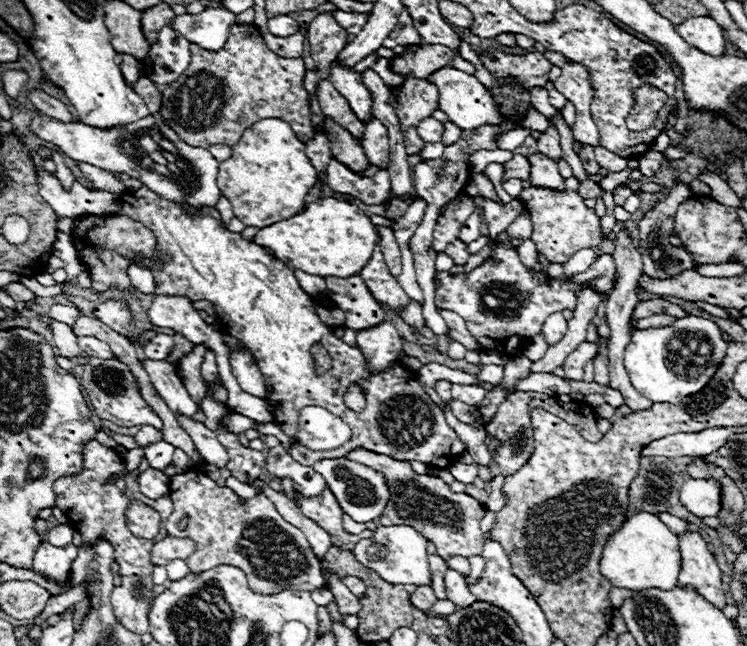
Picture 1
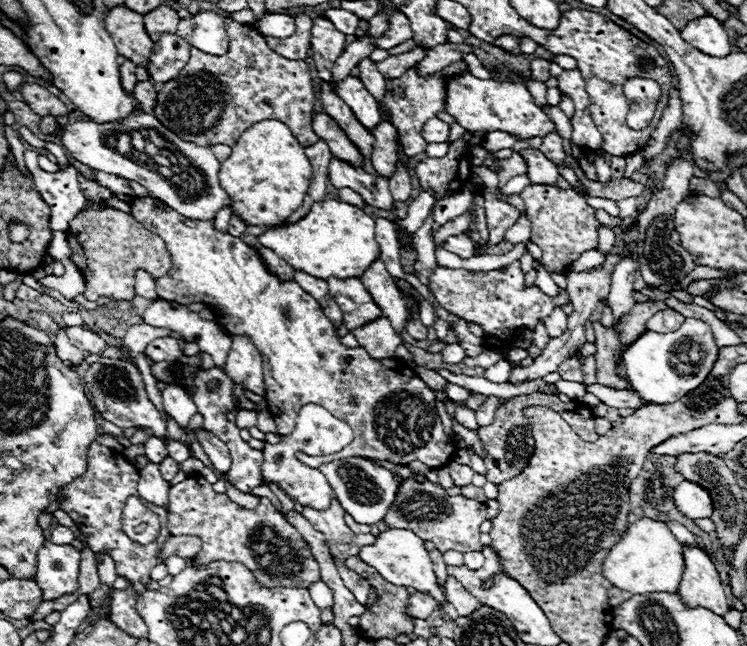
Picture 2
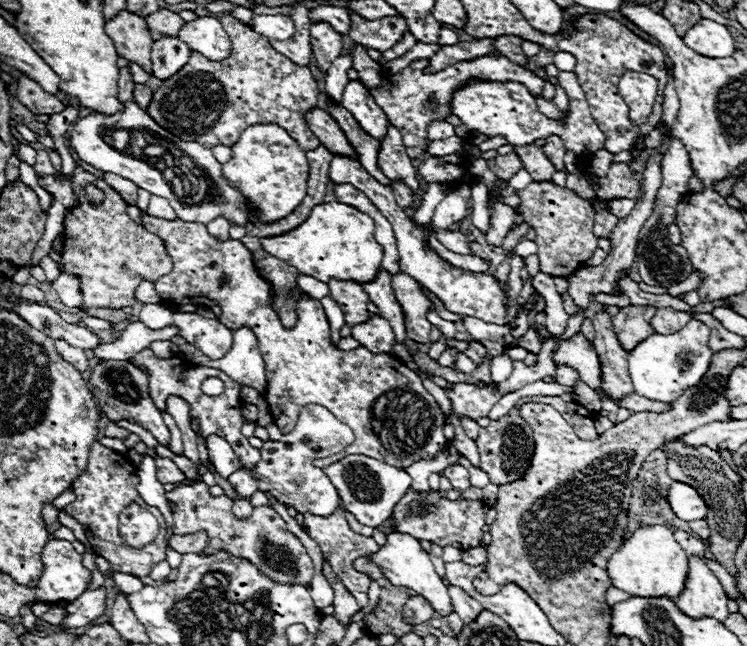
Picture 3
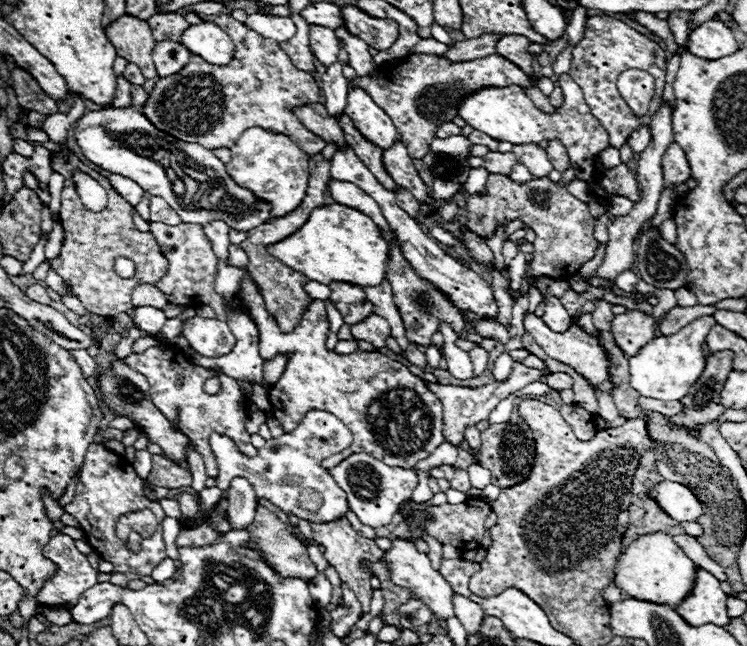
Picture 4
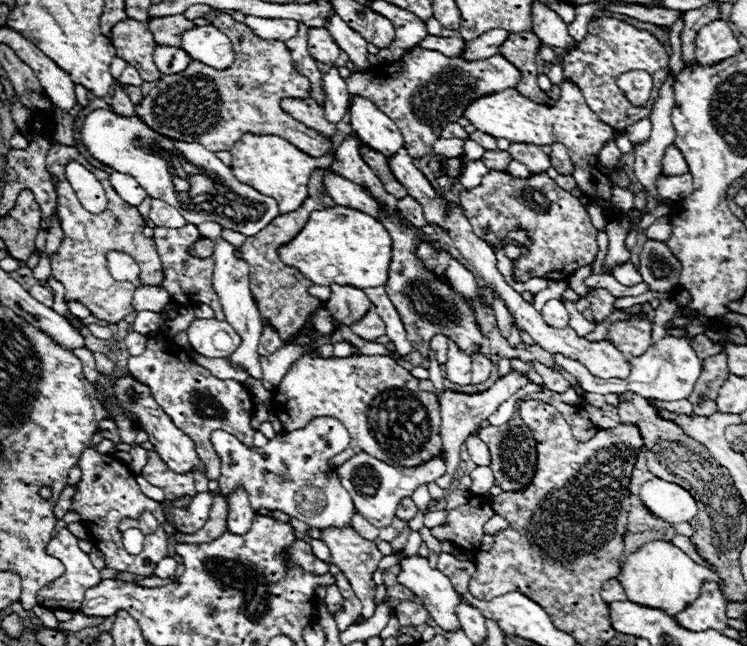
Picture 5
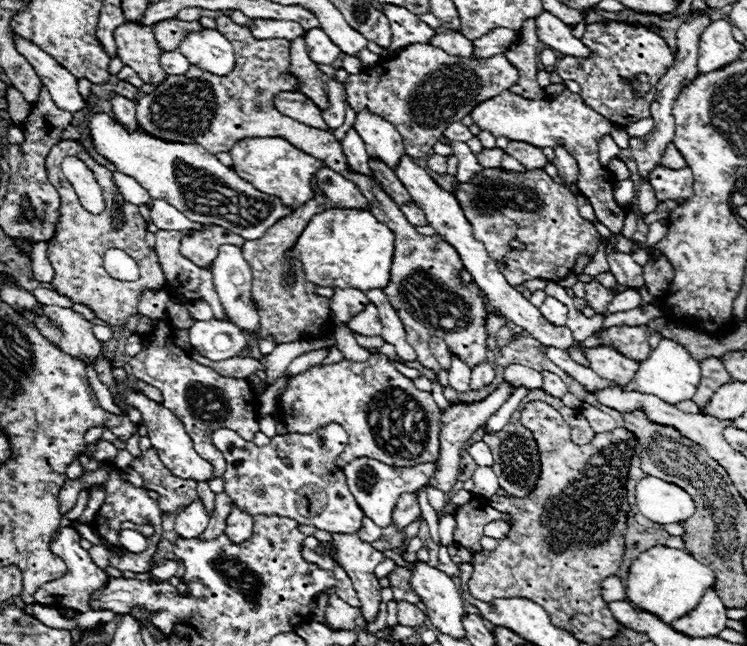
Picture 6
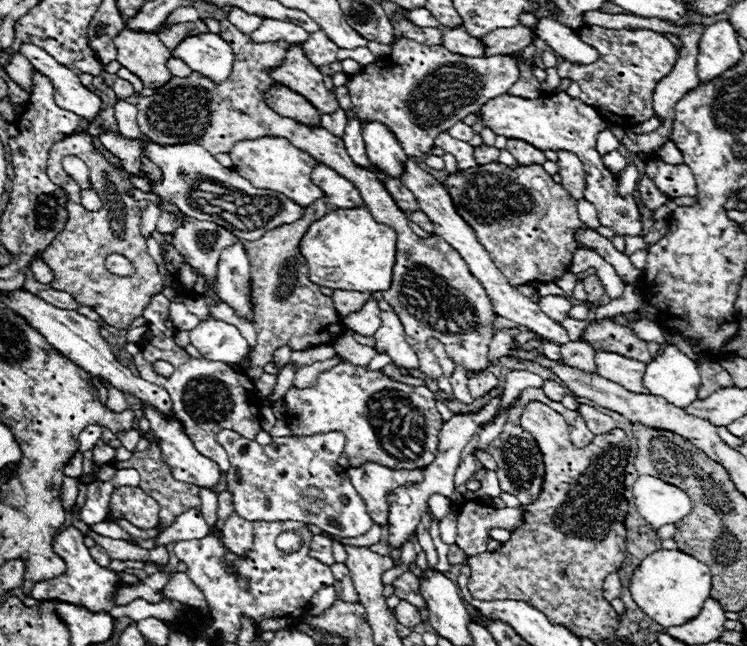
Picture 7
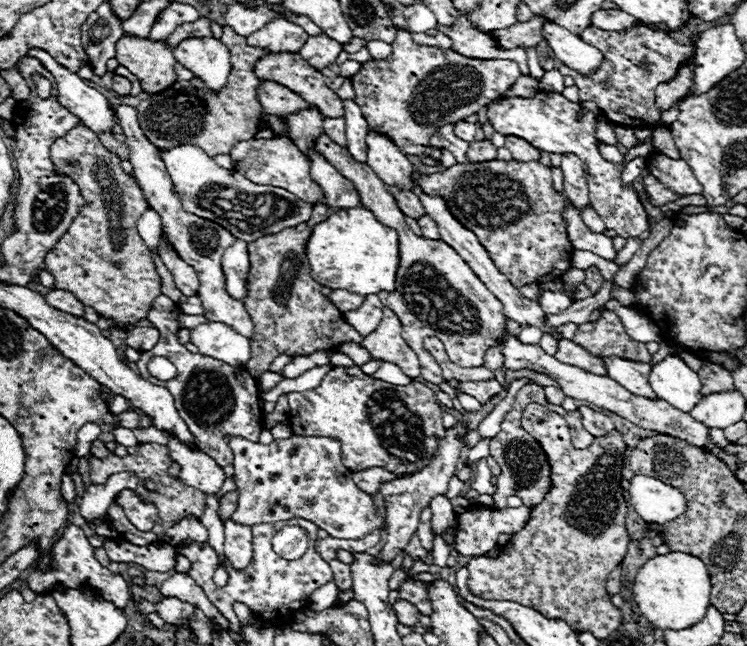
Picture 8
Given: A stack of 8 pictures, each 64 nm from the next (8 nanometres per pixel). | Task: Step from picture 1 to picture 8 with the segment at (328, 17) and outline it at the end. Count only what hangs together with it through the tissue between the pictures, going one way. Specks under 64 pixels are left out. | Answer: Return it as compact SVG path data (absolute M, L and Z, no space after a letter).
M316 34L306 40L304 48L300 48L300 56L304 56L304 60L312 64L312 68L322 70L336 62L336 56L340 54L340 50L342 46L336 40L328 38L326 34Z

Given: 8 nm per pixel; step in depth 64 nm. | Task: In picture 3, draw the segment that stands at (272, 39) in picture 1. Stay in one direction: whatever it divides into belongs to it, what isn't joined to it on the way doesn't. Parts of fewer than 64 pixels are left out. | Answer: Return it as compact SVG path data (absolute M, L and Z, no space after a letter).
M296 4L292 10L292 20L296 24L296 36L288 40L276 40L272 42L272 48L278 50L282 56L288 56L296 64L310 64L312 52L310 52L310 24L312 20L308 18L308 10L302 4Z

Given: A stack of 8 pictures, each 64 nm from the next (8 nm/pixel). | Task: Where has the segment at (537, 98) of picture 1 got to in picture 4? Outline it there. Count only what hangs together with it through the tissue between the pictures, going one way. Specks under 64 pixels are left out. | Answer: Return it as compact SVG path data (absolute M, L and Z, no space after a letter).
M500 54L460 64L452 64L440 56L410 56L390 66L390 70L388 66L380 66L380 74L376 70L376 76L372 78L356 76L354 80L350 80L350 86L364 88L368 96L372 96L372 100L376 100L376 104L384 108L384 112L388 112L412 158L424 158L430 152L434 130L442 122L450 122L458 114L458 100L464 94L470 94L484 86L502 88L508 84L530 88L536 84L536 78L530 78L524 70L520 70L516 64Z

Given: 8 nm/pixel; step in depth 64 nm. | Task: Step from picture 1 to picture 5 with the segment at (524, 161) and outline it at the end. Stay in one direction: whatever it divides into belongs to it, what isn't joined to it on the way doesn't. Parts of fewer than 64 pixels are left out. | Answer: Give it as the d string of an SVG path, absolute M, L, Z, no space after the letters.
M486 150L484 156L482 156L482 162L488 170L506 172L508 164L512 162L512 156L508 152L502 152L502 150Z

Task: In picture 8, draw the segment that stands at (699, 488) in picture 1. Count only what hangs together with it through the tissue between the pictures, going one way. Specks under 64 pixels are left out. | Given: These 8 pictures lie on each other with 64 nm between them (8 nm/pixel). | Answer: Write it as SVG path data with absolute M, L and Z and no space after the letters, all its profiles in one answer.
M634 476L630 482L630 504L652 524L666 524L686 512L686 498L678 488L672 488L650 476Z

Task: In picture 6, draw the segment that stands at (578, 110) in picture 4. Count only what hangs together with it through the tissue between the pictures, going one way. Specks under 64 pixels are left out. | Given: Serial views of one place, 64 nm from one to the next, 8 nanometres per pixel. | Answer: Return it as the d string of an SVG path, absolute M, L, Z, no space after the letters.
M568 88L552 98L552 100L542 100L538 102L538 110L532 114L538 116L536 120L530 120L530 100L522 98L518 94L512 94L510 90L504 90L502 94L484 100L482 104L478 104L476 108L472 108L470 118L474 120L474 124L480 130L486 130L490 134L504 136L508 140L516 140L516 142L526 142L532 144L536 148L554 148L554 146L564 146L568 148L568 152L576 158L578 162L578 190L580 194L592 204L598 220L608 226L612 232L620 232L624 226L624 218L626 218L626 210L624 206L618 206L614 202L612 196L612 186L614 180L610 178L608 170L604 170L604 166L598 160L598 142L602 136L612 132L612 124L608 124L608 120L604 120L598 112L594 112L592 108L584 104L584 100L580 98L580 94L570 92Z

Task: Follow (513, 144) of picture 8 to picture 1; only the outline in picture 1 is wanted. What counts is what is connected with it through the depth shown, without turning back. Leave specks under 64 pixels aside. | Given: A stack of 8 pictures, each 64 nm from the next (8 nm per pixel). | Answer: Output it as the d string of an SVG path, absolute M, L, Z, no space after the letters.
M532 154L528 156L530 160L530 182L534 186L542 186L542 188L552 188L558 192L564 192L564 178L558 172L558 166L552 158L544 156L544 154Z

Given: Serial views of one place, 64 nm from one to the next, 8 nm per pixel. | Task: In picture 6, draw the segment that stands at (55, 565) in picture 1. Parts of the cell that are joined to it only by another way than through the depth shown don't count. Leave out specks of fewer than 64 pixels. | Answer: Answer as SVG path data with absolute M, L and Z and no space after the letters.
M62 528L62 530L58 530L58 534L56 534L56 536L52 538L52 542L50 542L50 552L56 554L56 556L60 556L60 558L66 562L68 570L66 570L66 574L64 574L62 578L52 580L50 584L42 584L42 586L36 590L34 600L36 600L38 604L42 604L42 606L72 608L72 610L78 610L78 612L88 612L88 610L90 610L90 606L88 606L90 594L92 594L94 590L102 588L102 586L108 582L108 576L104 574L102 568L98 568L98 566L92 562L88 550L84 550L84 548L80 546L80 536L78 536L72 528Z

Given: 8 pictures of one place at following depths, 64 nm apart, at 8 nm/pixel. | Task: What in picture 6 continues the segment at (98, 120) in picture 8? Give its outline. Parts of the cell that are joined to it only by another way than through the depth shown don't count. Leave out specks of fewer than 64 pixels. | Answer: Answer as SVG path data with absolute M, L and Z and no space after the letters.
M14 34L14 46L28 60L28 64L32 64L32 68L38 72L42 84L50 92L56 106L60 106L66 112L78 112L82 106L86 106L86 102L82 100L76 88L78 80L66 68L56 64L52 56L48 56L30 40L24 40L16 34Z

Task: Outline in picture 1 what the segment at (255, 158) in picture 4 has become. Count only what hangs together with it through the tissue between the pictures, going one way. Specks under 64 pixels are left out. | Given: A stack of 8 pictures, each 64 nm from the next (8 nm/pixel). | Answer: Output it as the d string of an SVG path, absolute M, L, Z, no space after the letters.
M264 118L244 130L240 142L232 146L232 156L220 162L218 188L228 196L234 216L246 226L264 228L294 216L304 208L304 198L316 184L318 175L305 153L305 144L280 118Z

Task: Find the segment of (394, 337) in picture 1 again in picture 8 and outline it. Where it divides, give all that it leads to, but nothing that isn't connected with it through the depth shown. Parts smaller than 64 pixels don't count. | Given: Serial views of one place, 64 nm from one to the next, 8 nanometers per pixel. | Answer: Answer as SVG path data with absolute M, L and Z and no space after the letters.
M376 294L366 296L364 304L356 310L356 312L348 312L344 314L344 320L348 320L348 324L352 324L352 328L356 328L356 332L360 332L362 336L372 334L380 320L382 320L382 302L378 300Z

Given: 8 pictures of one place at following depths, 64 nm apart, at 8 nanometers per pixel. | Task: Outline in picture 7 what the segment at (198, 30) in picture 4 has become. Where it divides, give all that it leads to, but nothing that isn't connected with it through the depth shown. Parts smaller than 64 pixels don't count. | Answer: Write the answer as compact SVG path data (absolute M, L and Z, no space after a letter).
M204 32L198 36L186 36L180 46L174 48L174 56L180 56L192 70L222 82L232 72L234 52L226 40L214 32Z

